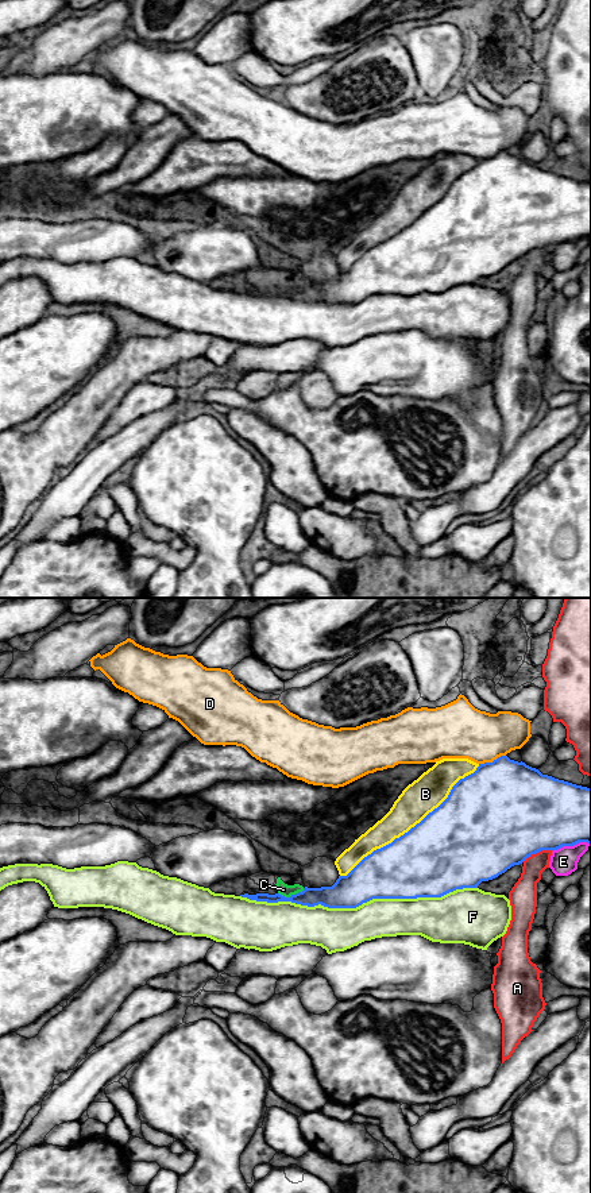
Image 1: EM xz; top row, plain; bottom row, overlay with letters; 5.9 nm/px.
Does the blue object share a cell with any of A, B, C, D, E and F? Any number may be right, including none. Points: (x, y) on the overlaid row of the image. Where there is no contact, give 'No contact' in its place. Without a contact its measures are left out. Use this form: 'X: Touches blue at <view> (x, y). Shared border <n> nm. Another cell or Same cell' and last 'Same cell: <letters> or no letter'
A: Touches blue at xz (537, 852). Shared border 200 nm. Another cell
B: Touches blue at xz (412, 827). Shared border 1050 nm. Another cell
C: Touches blue at xz (292, 895). Shared border 160 nm. Another cell
D: Touches blue at xz (493, 761). Shared border 170 nm. Another cell
E: Touches blue at xz (570, 845). Shared border 240 nm. Another cell
F: Touches blue at xz (358, 906). Shared border 1400 nm. Another cell
Same cell: no letter

